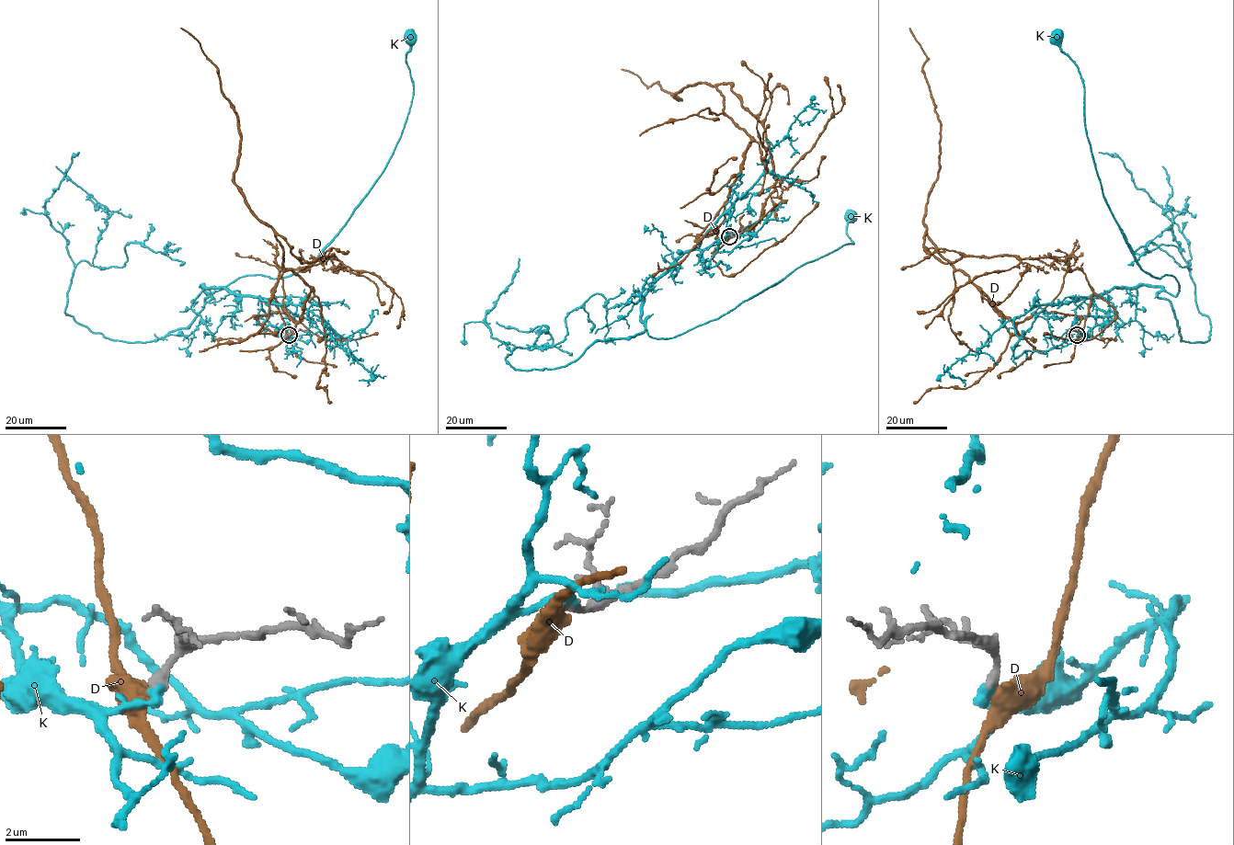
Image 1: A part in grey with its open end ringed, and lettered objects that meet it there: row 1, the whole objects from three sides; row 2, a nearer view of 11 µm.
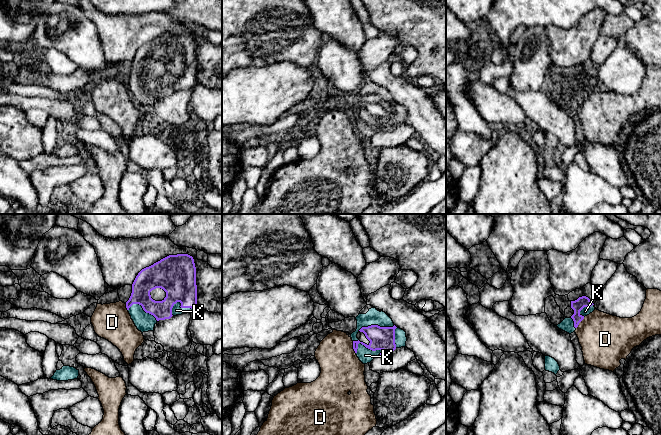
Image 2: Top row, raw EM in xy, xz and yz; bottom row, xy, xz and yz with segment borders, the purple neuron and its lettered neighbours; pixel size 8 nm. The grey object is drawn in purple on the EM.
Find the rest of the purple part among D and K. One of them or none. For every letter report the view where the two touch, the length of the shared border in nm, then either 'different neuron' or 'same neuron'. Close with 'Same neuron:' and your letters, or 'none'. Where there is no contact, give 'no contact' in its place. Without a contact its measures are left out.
D: contact in xz; length 110 nm; different neuron
K: contact in xz; length 220 nm; same neuron
Same neuron: K

